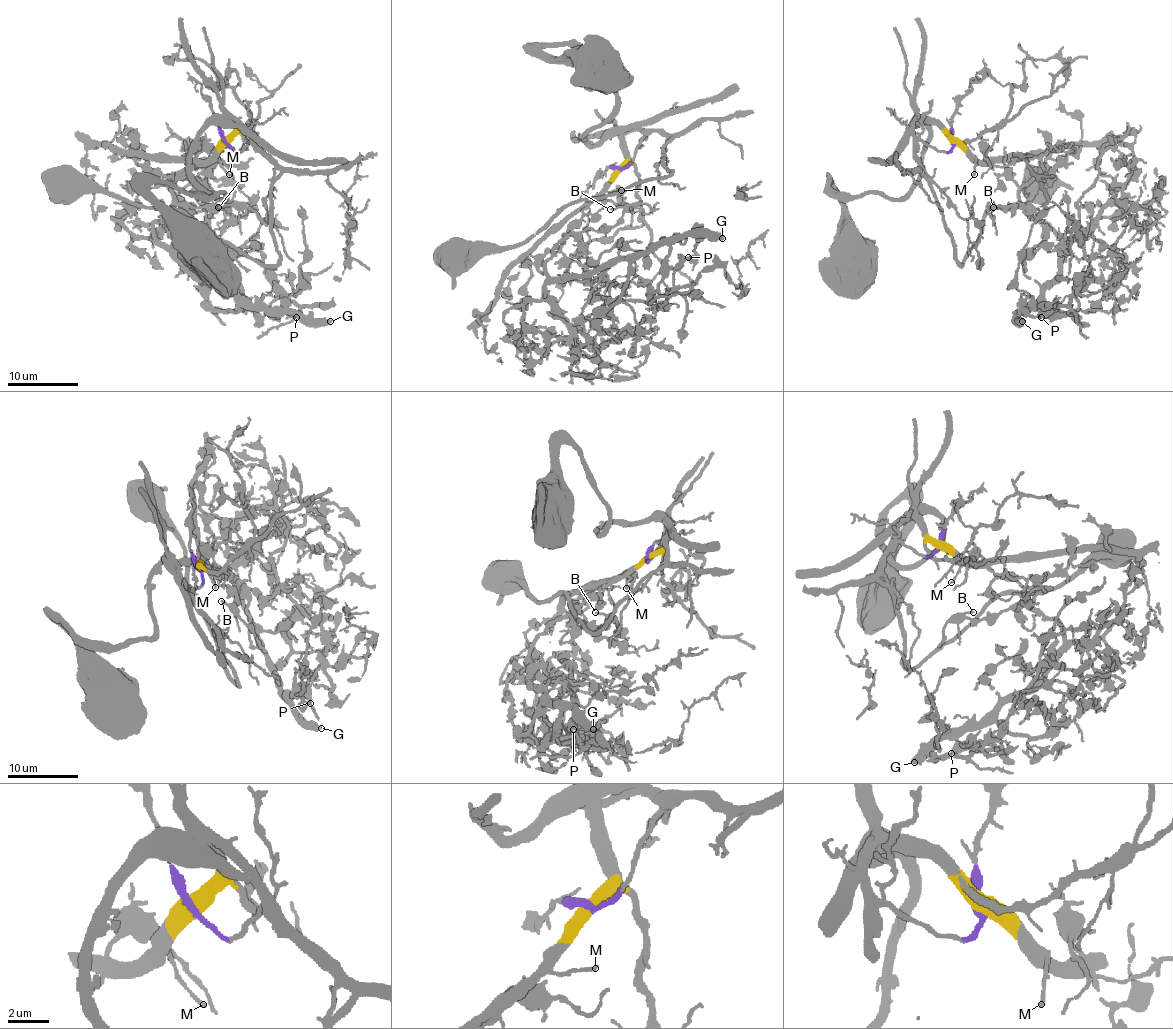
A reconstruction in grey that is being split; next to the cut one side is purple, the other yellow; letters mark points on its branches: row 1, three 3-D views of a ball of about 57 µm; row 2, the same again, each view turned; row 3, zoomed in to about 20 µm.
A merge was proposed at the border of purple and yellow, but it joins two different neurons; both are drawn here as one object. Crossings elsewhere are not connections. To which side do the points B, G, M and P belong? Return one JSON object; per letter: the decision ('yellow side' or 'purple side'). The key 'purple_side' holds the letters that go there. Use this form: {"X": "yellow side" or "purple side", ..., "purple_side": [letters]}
{"B": "yellow side", "G": "yellow side", "M": "yellow side", "P": "yellow side", "purple_side": []}

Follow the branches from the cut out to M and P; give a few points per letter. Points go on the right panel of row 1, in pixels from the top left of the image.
M: (952, 141), (957, 141), (973, 157), (973, 175)
P: (952, 141), (996, 166), (1072, 143), (1019, 191), (1088, 261), (1088, 284), (1040, 316)

